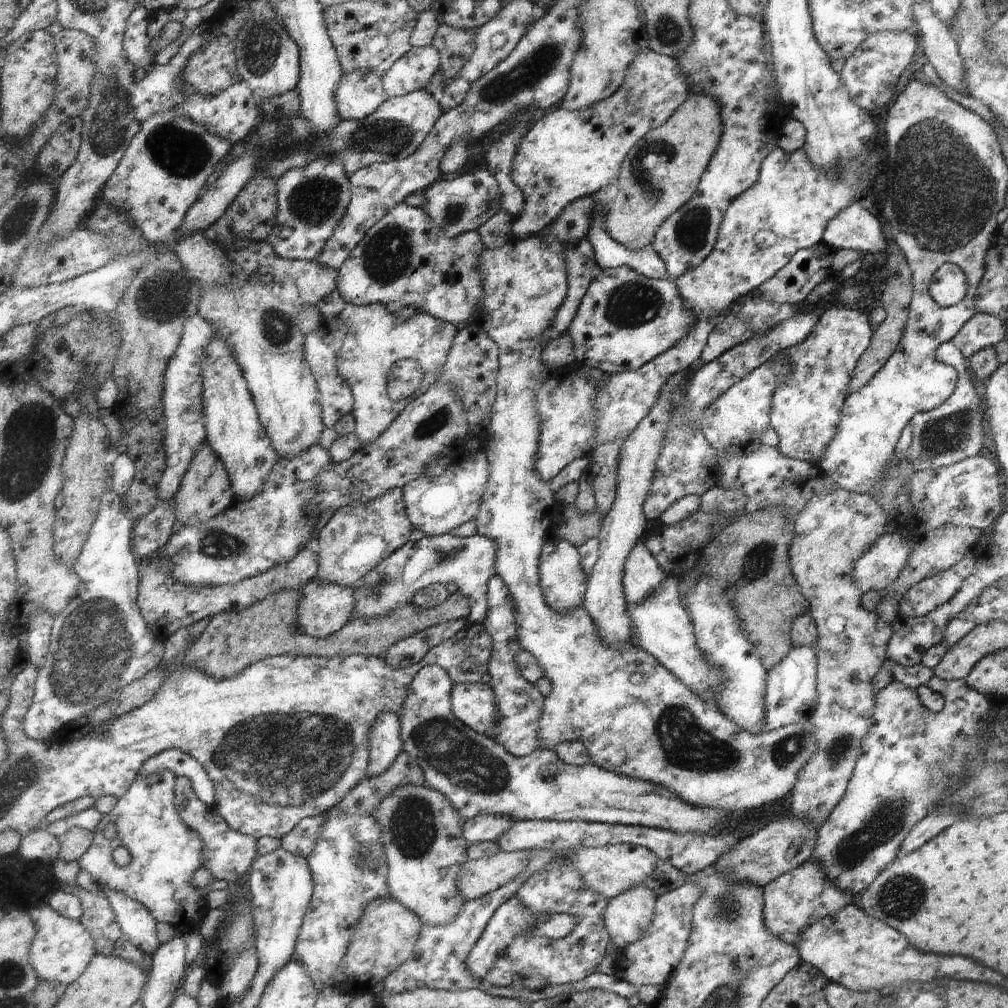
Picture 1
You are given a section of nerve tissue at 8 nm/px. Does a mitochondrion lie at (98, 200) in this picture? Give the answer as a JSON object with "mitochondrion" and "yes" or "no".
{"mitochondrion":"no"}

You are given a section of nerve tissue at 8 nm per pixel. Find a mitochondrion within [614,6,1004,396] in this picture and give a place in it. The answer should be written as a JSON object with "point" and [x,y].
{"point":[955,199]}

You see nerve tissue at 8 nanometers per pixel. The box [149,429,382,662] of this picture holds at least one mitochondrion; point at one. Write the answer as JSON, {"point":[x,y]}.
{"point":[219,544]}

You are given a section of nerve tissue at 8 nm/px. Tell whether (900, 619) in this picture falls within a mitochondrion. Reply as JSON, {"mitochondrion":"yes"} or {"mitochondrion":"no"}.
{"mitochondrion":"no"}

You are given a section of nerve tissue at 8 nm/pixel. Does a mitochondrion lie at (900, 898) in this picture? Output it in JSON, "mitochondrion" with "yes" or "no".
{"mitochondrion":"yes"}

